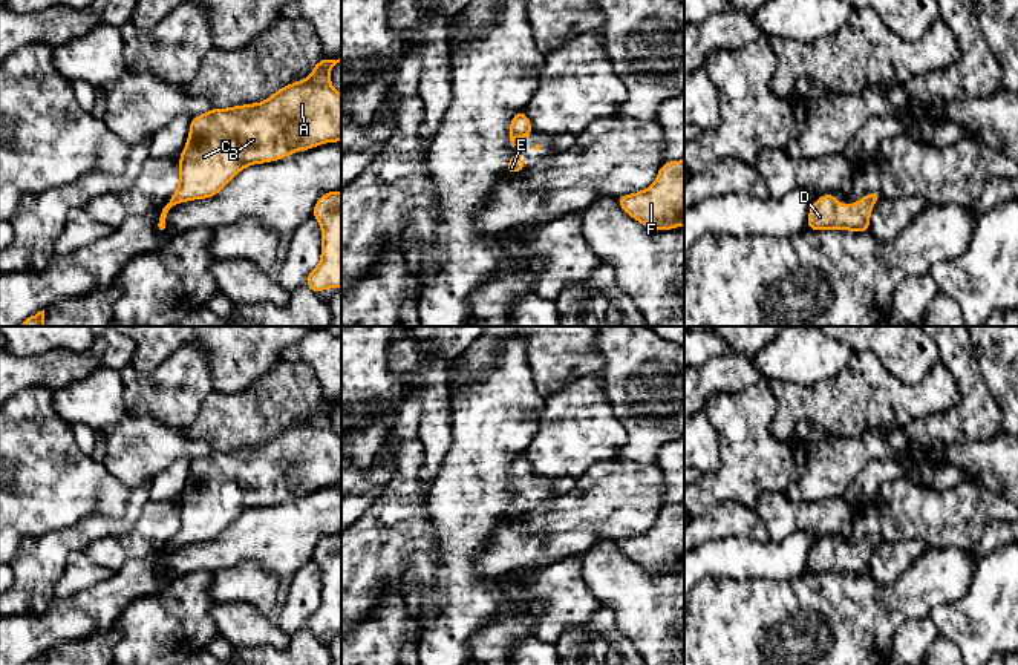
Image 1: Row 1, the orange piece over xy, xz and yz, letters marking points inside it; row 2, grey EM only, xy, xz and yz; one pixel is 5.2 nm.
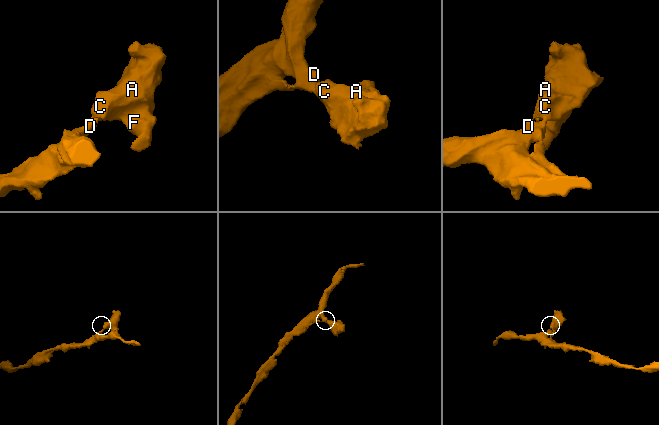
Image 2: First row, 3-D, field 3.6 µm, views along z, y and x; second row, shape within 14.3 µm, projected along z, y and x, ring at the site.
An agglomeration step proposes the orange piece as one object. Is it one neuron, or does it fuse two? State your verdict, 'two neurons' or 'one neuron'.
one neuron

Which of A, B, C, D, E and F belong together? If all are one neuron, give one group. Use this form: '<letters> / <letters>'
A B C D E F

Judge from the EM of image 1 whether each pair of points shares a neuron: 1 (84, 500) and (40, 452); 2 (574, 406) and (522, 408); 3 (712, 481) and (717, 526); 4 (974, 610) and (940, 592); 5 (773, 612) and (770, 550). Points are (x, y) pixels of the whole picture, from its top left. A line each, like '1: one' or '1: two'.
1: one
2: two
3: two
4: two
5: two

